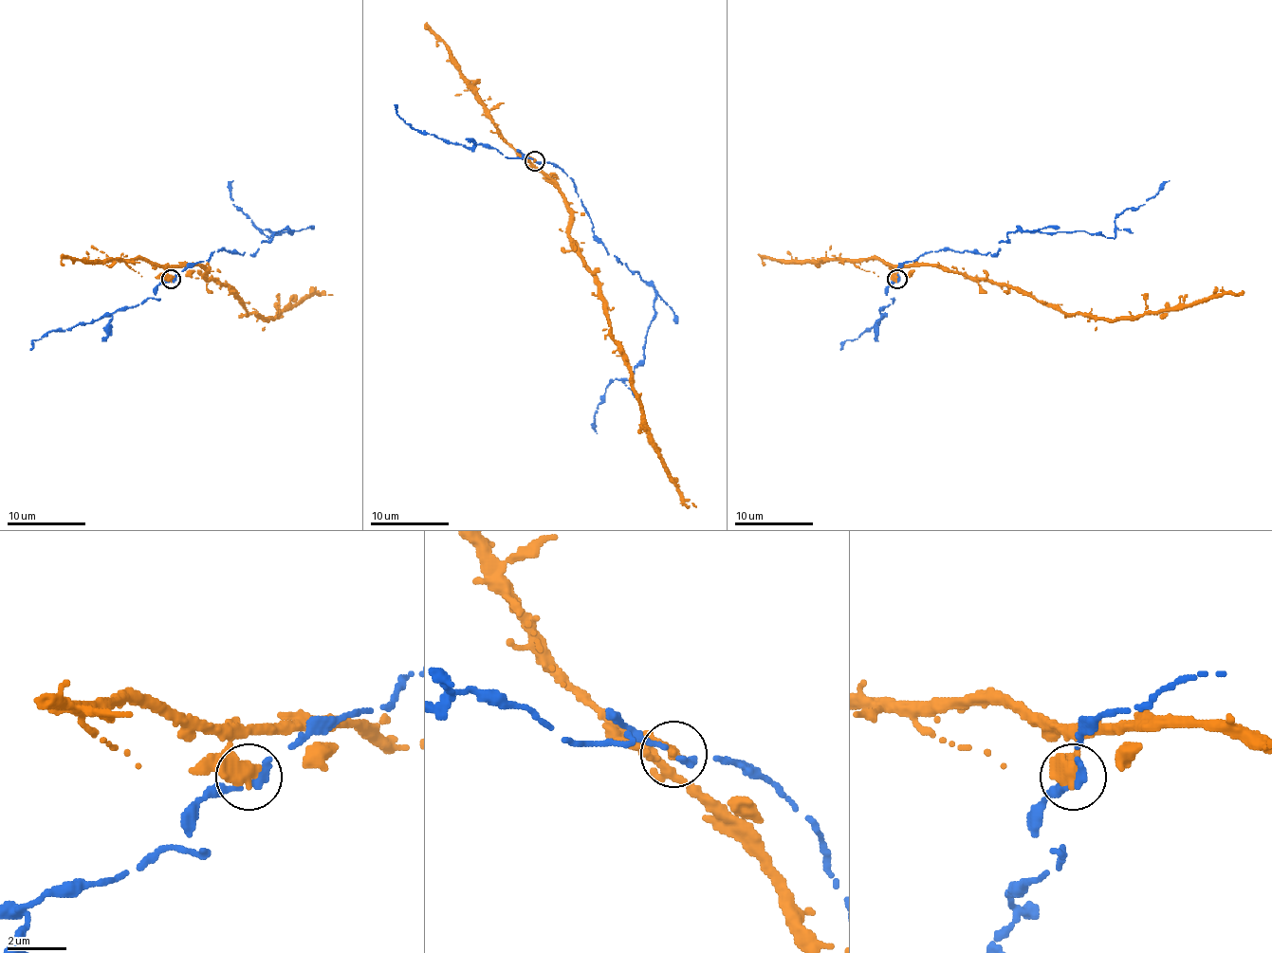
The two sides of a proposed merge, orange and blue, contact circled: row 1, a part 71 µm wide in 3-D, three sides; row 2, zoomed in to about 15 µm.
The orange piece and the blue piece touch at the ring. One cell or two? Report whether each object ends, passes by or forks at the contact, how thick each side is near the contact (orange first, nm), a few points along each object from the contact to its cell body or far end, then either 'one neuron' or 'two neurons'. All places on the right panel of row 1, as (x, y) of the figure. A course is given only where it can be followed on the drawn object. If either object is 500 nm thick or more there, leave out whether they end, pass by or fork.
orange passes by; blue ends; calibres 320 and 320 nm; course orange (896, 280), (900, 267), (931, 264), (1032, 293), (1071, 315), (1111, 320), (1225, 293), (1242, 295); course blue (898, 280), (900, 267), (928, 252), (994, 254), (1010, 232), (1113, 238), (1124, 210), (1170, 181); two neurons

